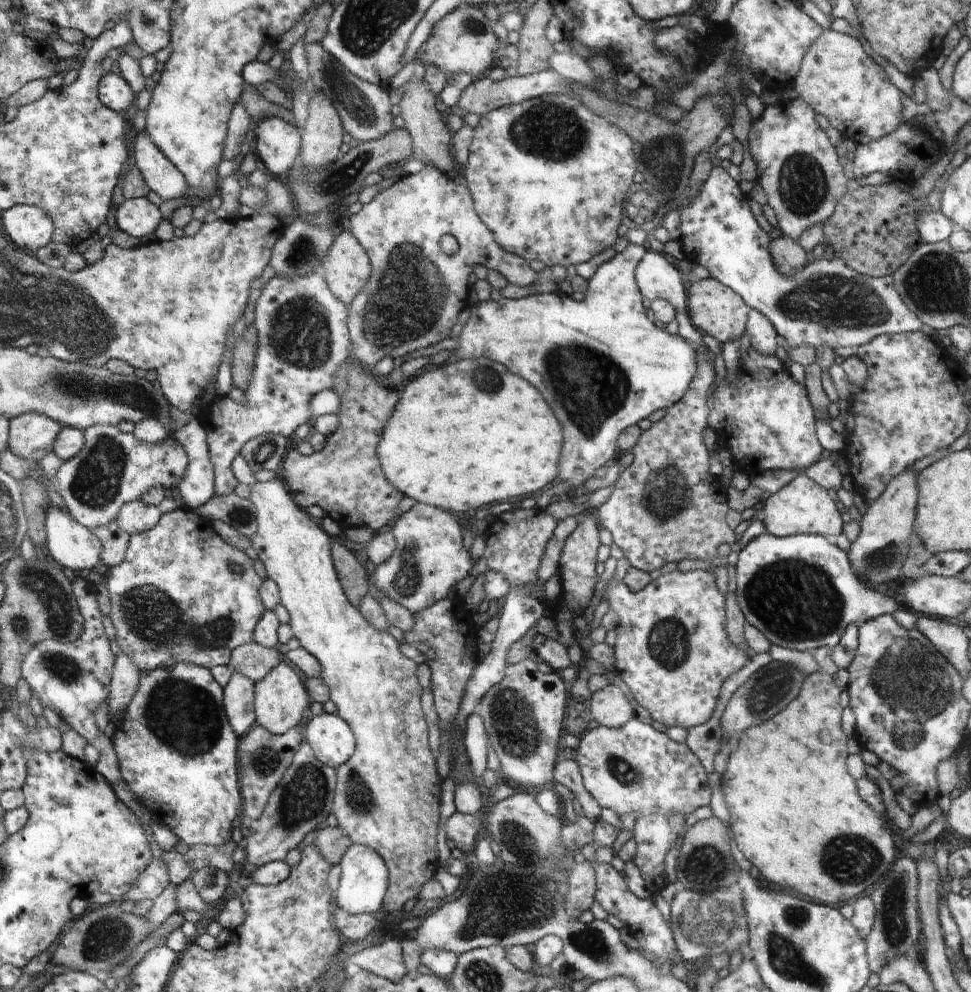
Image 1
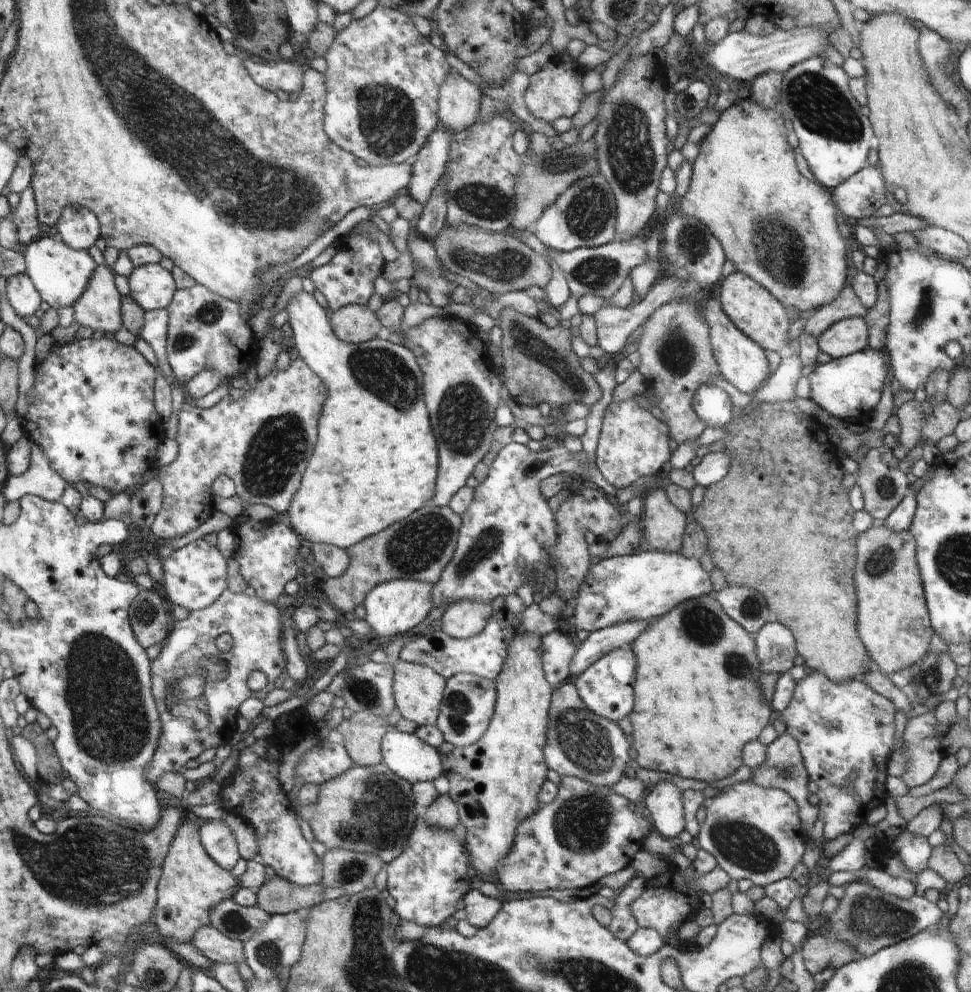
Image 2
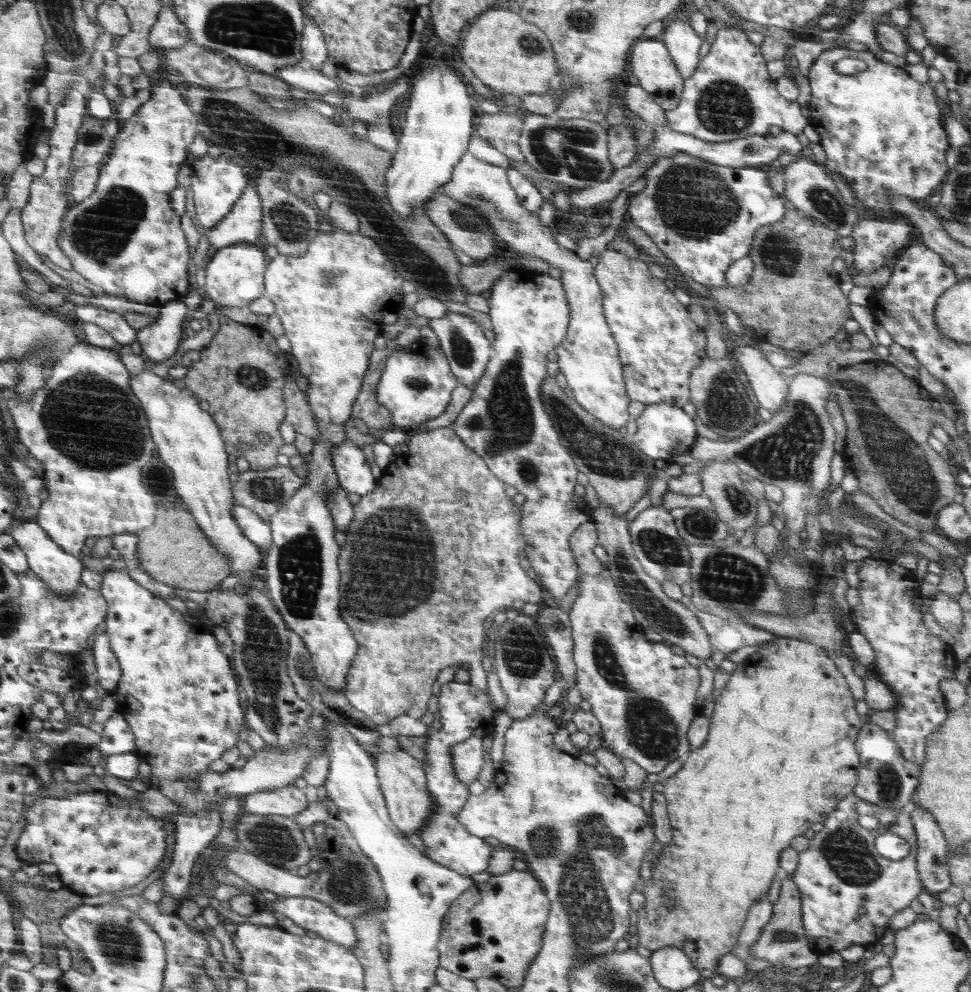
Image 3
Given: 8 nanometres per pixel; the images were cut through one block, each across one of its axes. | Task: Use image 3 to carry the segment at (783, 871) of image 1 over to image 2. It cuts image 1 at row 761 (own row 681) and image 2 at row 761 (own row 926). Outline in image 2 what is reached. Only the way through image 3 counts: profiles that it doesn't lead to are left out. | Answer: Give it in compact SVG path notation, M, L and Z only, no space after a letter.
M710 595L690 599L670 610L662 617L650 621L650 624L642 631L628 646L632 647L633 653L638 654L638 706L633 707L629 714L632 724L633 748L635 752L635 766L647 769L648 774L664 772L672 776L680 776L686 779L706 782L708 785L716 786L717 783L730 777L740 766L744 764L744 750L750 742L758 741L758 734L762 728L770 722L770 705L764 698L760 689L760 666L756 655L756 639L749 634L749 631L733 621L726 614L725 609L718 604Z

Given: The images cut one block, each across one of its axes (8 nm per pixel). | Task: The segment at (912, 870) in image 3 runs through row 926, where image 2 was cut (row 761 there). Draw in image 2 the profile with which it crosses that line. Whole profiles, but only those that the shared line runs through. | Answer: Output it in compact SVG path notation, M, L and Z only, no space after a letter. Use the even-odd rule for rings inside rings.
M814 671L798 681L793 700L784 711L778 712L786 733L800 744L809 780L818 786L818 818L823 842L852 833L854 826L867 822L872 808L883 806L880 784L886 782L886 762L894 748L894 708L889 699L877 694L860 678L836 684L822 671ZM828 718L834 720L834 728L826 724Z

